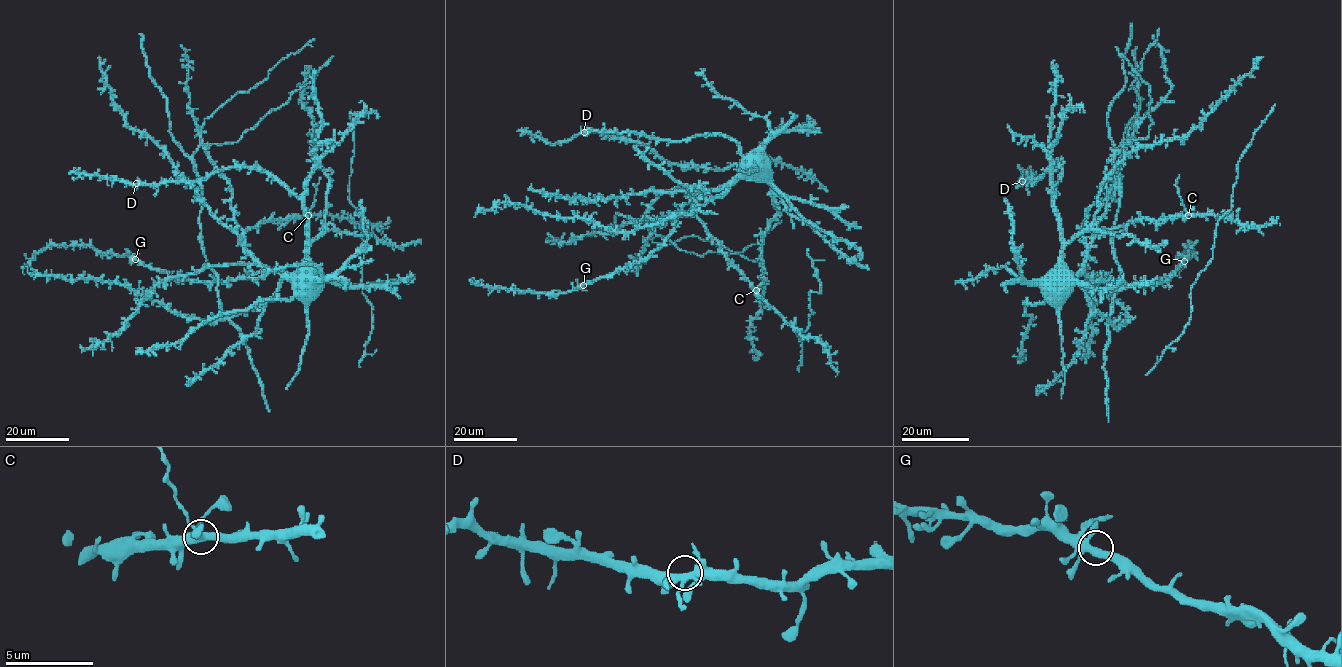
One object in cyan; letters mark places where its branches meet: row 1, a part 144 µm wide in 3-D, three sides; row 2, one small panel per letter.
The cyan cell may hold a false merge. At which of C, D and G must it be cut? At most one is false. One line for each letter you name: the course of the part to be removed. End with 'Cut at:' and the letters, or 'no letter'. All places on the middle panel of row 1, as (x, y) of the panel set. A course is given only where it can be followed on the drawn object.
C: course (756, 290), (764, 277), (768, 280)
Cut at: C

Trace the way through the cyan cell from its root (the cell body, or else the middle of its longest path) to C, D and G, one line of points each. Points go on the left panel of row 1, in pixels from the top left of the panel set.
C: (306, 283), (264, 268), (245, 247), (244, 232), (261, 221), (308, 215)
D: (306, 283), (303, 207), (268, 173), (229, 167), (197, 181), (136, 183)
G: (306, 283), (267, 271), (228, 281), (177, 280), (135, 259)

